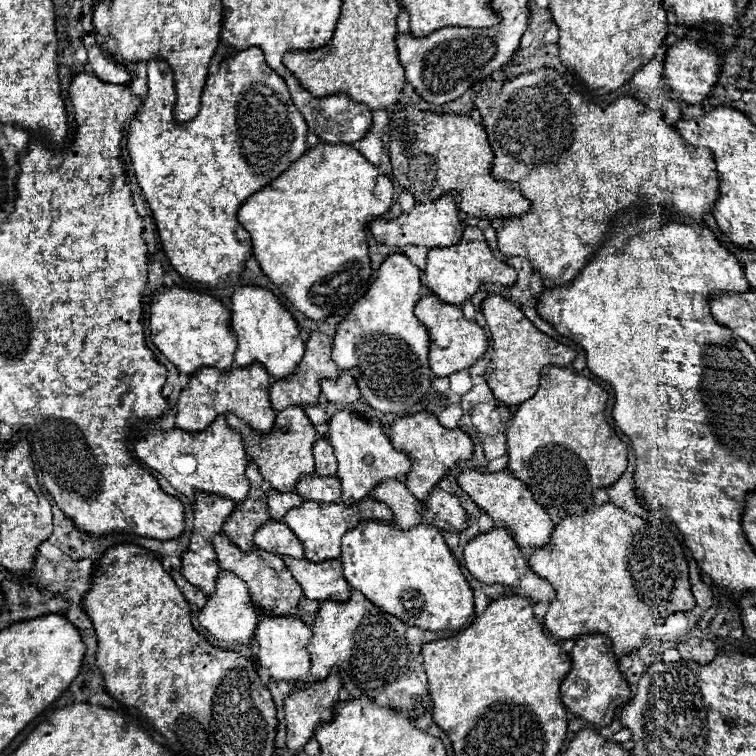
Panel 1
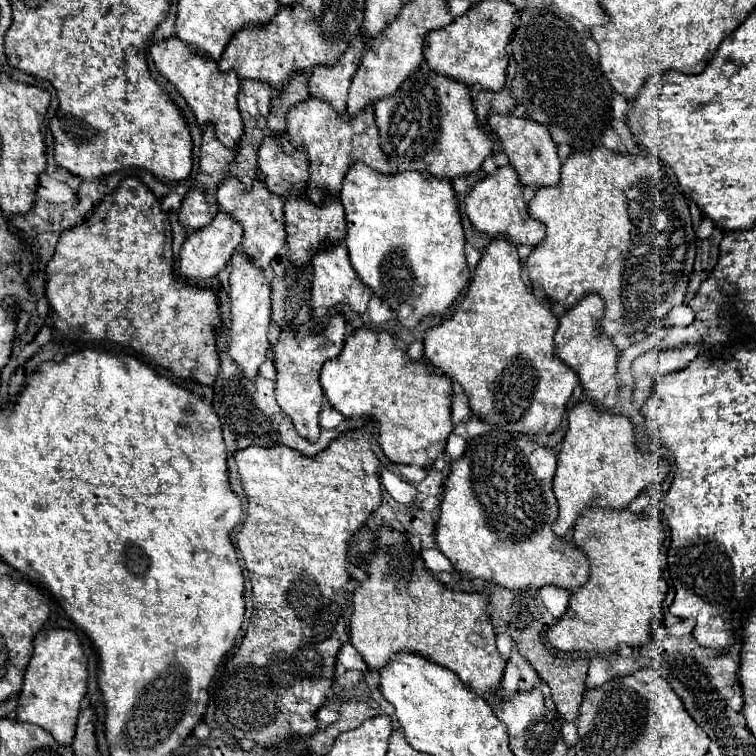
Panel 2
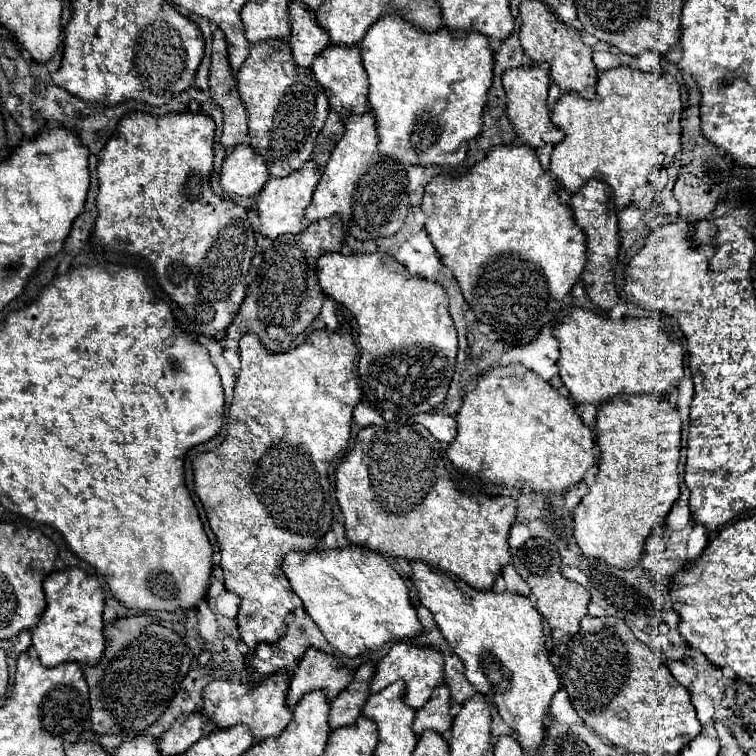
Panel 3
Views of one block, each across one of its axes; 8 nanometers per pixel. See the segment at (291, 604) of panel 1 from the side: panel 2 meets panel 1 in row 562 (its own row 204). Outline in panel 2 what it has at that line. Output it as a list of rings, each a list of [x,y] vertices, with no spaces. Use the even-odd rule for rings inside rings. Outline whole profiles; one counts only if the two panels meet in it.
[[[226,176],[224,182],[218,184],[218,206],[224,212],[230,212],[244,226],[242,250],[254,260],[256,266],[268,268],[270,262],[282,252],[286,244],[286,226],[284,226],[284,200],[266,190],[262,180],[256,180],[252,188],[246,188],[240,180]]]

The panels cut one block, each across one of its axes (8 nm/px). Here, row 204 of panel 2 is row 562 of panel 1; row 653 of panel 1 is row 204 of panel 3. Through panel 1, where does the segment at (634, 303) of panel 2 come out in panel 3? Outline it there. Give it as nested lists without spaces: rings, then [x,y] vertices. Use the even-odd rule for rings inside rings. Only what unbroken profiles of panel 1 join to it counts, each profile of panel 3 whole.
[[[628,66],[606,70],[598,78],[594,100],[584,100],[578,94],[564,94],[552,110],[552,122],[564,132],[564,140],[554,146],[550,160],[550,174],[564,190],[574,194],[590,178],[604,180],[614,190],[614,206],[620,210],[634,202],[634,190],[648,186],[652,170],[662,168],[666,160],[680,150],[680,120],[682,100],[678,82],[664,72],[638,72]]]

